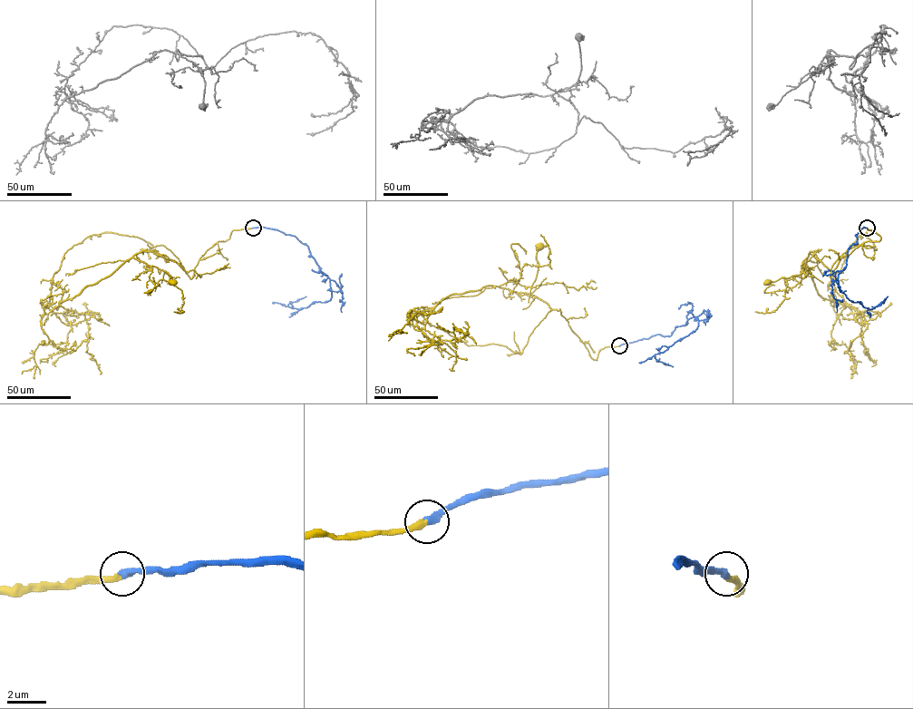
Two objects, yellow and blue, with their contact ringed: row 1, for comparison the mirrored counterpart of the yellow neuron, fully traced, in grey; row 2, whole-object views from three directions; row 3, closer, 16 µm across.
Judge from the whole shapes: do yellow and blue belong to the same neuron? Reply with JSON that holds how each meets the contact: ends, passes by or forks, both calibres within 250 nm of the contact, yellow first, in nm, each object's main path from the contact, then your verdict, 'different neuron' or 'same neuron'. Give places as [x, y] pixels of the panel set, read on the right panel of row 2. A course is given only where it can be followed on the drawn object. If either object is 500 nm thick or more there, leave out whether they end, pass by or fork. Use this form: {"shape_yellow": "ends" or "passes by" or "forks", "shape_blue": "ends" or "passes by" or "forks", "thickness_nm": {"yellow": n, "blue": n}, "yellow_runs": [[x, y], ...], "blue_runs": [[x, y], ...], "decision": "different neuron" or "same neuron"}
{"shape_yellow": "ends", "shape_blue": "ends", "thickness_nm": {"yellow": 320, "blue": 360}, "yellow_runs": [[867, 228], [880, 239], [843, 256], [831, 278], [811, 251], [802, 262], [807, 271], [766, 282]], "blue_runs": [[867, 228], [859, 229], [857, 243], [848, 248], [838, 287], [869, 309], [888, 296]], "decision": "same neuron"}

